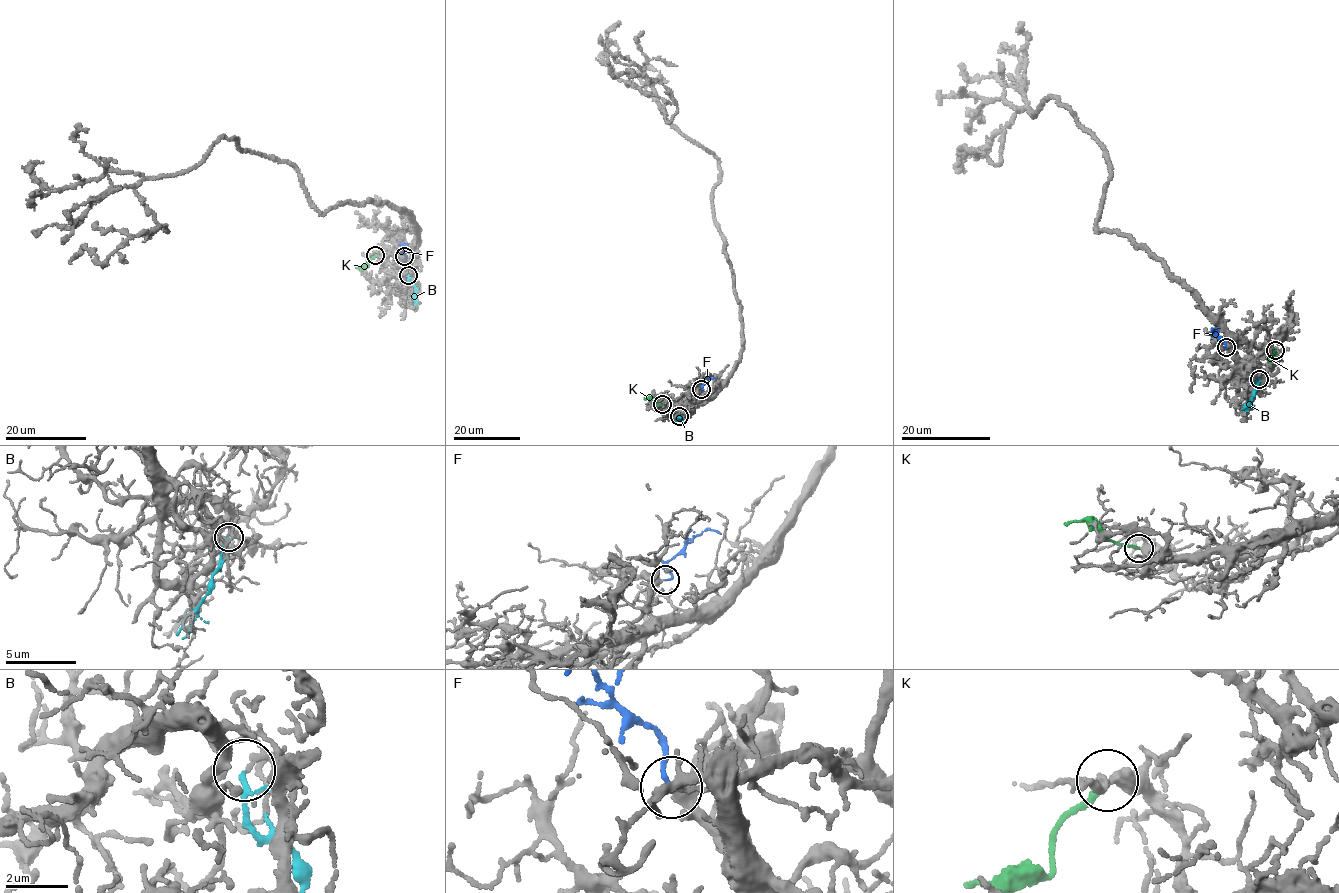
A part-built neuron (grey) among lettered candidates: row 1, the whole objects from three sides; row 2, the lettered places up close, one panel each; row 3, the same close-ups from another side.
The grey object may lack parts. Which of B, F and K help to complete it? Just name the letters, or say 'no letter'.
F

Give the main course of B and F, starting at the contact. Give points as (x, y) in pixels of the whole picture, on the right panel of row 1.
B: (1260, 379), (1244, 411)
F: (1226, 347), (1223, 338), (1210, 330)

